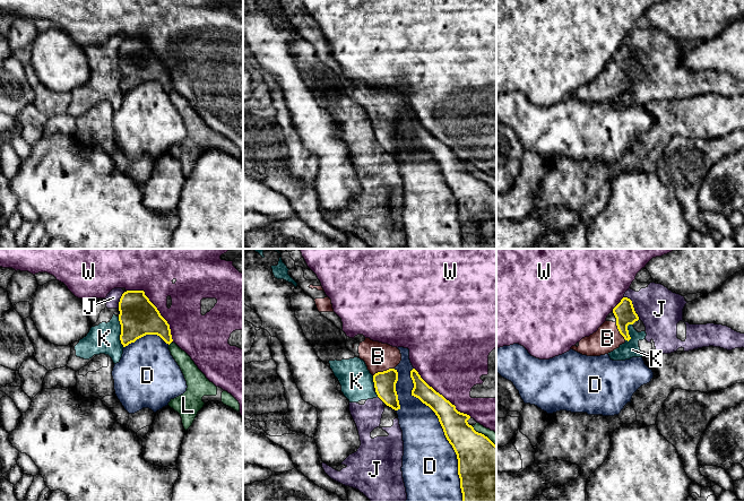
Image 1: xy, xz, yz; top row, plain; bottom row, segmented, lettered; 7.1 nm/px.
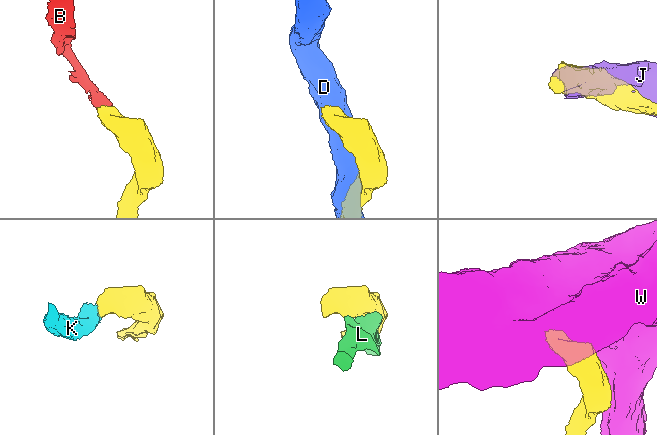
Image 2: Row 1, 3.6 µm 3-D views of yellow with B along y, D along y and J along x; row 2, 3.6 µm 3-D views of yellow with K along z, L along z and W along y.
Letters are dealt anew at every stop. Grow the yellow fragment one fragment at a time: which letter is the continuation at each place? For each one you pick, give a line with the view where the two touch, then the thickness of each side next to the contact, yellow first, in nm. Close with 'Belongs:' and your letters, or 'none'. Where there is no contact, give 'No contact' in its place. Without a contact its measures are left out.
B: Touches yellow in xz. Thickness 160 nm (yellow) against 200 nm
Belongs: B

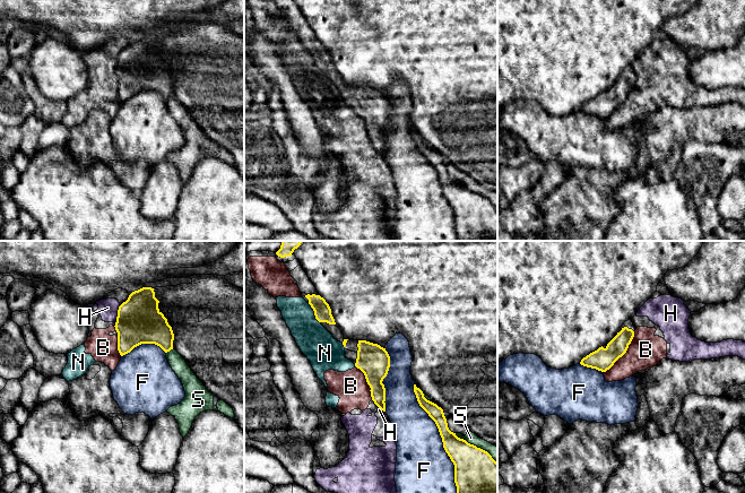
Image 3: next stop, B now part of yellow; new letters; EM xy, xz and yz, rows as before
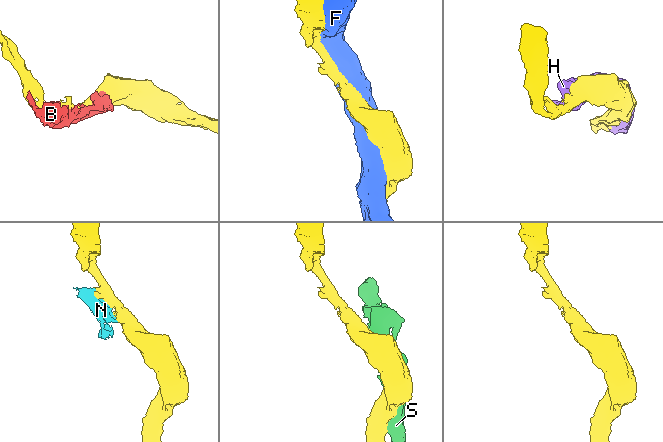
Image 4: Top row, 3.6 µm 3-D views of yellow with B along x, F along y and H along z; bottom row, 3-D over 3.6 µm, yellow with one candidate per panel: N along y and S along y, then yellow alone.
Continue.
Belongs: none

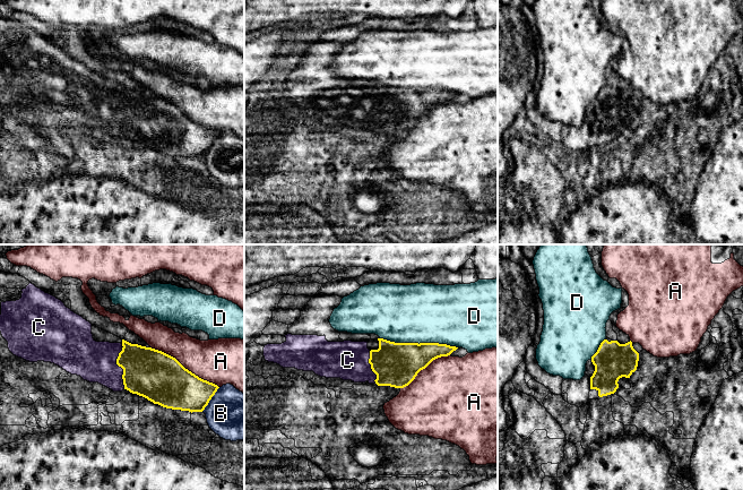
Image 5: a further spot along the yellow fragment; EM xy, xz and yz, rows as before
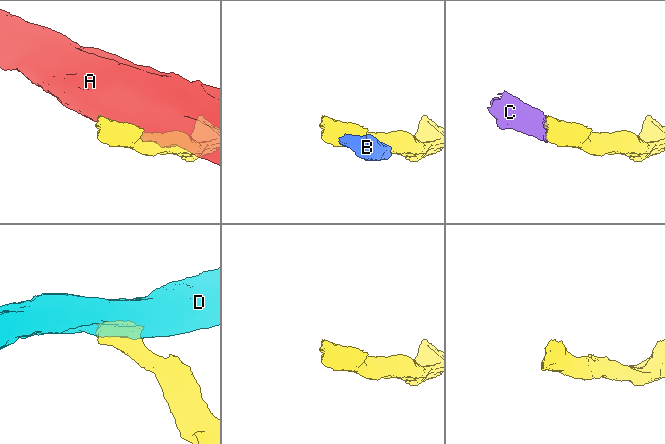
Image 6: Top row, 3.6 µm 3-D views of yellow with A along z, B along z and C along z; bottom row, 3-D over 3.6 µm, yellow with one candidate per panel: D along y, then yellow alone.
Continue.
C: Touches yellow in xy. Thickness 360 nm (yellow) against 280 nm
Belongs: C

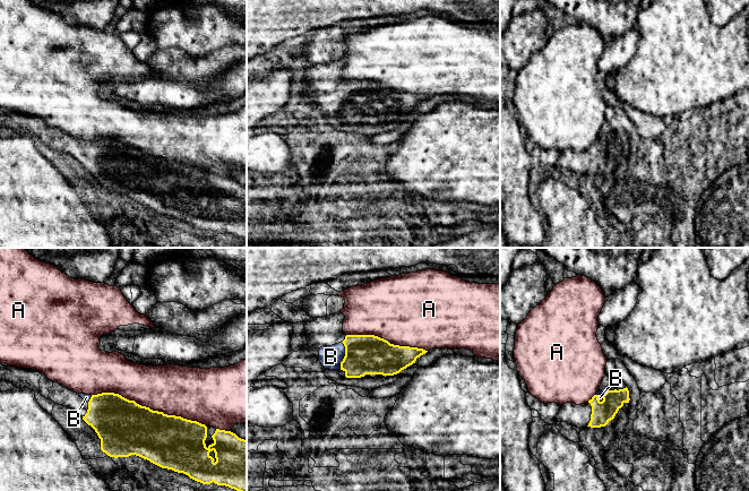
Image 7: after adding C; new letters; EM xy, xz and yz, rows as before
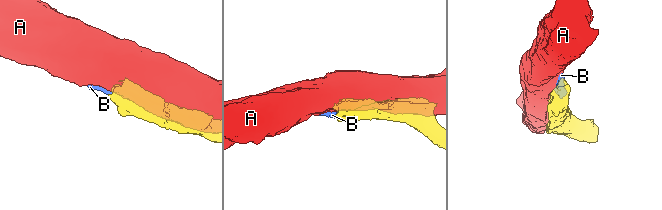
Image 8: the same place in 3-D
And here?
B: Touches yellow in xz. Thickness 280 nm (yellow) against 160 nm
Belongs: B

